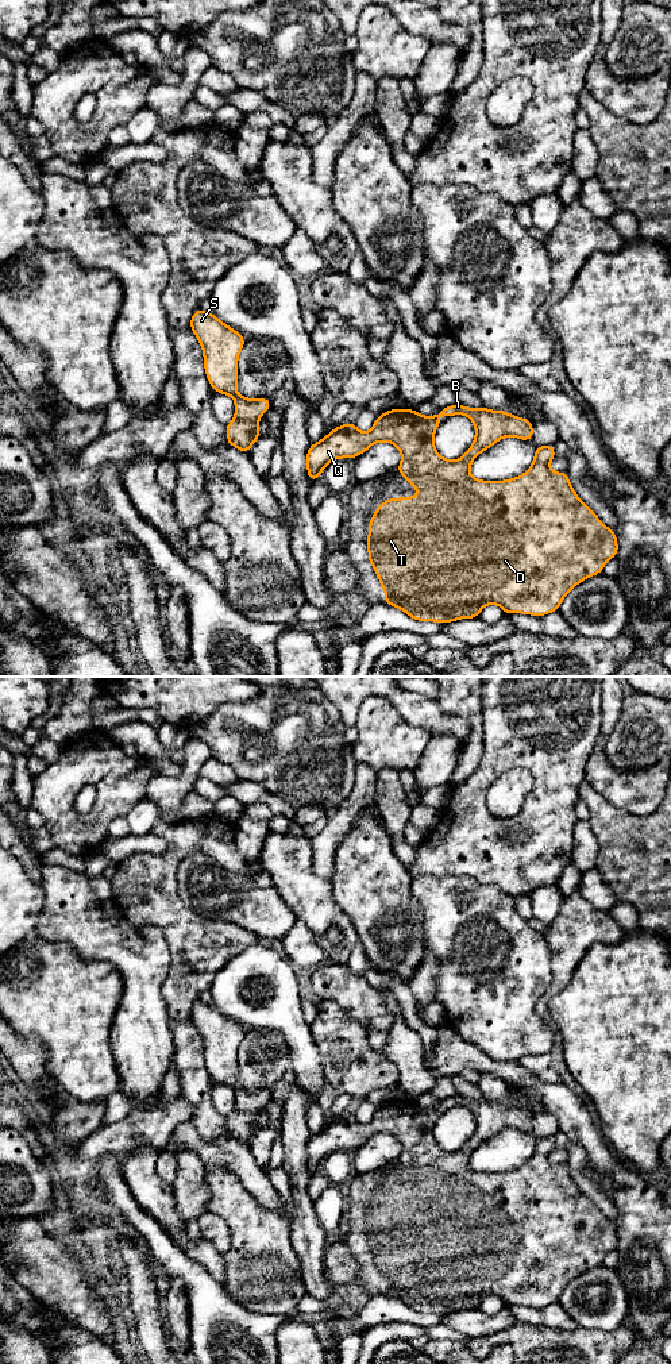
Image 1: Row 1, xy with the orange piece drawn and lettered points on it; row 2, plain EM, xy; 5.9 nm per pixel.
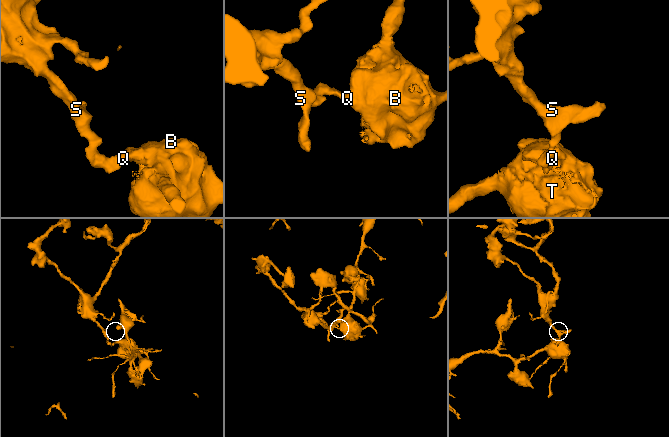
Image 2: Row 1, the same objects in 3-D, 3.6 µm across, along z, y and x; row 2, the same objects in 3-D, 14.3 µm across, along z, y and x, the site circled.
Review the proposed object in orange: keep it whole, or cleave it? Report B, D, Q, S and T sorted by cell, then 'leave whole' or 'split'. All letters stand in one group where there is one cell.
B D Q T / S; split

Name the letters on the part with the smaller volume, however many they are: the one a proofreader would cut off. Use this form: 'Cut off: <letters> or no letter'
Cut off: B, D, Q, T

